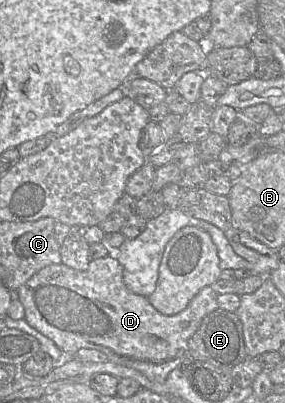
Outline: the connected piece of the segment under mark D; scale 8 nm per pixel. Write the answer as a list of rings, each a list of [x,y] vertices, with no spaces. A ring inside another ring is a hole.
[[[110,255],[107,257],[91,260],[87,271],[78,271],[72,269],[64,264],[52,264],[44,267],[36,274],[34,274],[24,285],[16,291],[18,300],[24,307],[25,317],[24,320],[34,329],[51,339],[56,346],[65,353],[76,354],[80,349],[95,349],[104,353],[108,360],[116,364],[135,369],[142,373],[152,382],[164,383],[172,370],[181,366],[186,361],[191,359],[188,350],[188,340],[200,327],[203,319],[218,309],[217,297],[218,294],[212,289],[211,286],[204,287],[188,304],[188,306],[180,313],[172,316],[165,316],[159,313],[144,296],[136,295],[128,290],[123,281],[123,268],[119,261]]]

